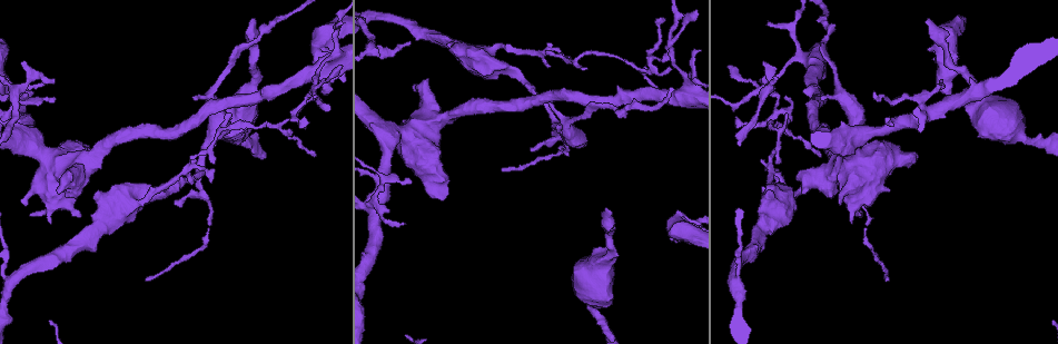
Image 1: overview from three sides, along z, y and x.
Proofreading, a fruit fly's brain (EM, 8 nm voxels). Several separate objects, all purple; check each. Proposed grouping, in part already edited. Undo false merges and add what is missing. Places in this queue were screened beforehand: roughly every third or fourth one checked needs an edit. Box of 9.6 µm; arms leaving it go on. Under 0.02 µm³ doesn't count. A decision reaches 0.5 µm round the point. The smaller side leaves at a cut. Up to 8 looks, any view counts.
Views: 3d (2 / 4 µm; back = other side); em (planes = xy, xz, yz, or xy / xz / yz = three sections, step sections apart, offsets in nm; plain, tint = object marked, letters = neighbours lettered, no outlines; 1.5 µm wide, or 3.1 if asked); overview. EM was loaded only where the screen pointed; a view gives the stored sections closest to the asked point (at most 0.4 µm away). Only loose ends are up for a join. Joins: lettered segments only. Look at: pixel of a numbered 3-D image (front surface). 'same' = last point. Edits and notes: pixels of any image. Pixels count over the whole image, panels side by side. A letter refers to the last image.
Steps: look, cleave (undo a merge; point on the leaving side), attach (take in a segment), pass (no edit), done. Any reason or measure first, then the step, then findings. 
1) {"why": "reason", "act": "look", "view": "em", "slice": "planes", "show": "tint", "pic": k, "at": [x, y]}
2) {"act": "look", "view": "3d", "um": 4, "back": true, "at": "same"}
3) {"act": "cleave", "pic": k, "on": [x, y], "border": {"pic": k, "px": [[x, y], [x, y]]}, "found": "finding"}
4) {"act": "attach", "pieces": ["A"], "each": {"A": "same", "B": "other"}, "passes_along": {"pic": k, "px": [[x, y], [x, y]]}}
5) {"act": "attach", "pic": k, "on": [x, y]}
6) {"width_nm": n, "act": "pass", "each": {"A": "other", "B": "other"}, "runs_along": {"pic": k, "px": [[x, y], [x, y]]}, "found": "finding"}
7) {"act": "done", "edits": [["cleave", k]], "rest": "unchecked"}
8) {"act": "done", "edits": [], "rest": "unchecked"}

{"why": "end of a long branch", "act": "look", "view": "em", "slice": "yz", "step": 4, "show": "letters", "pic": 1, "at": [611, 211]}

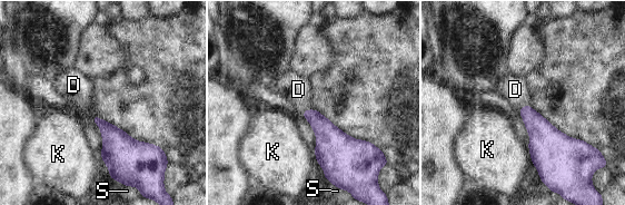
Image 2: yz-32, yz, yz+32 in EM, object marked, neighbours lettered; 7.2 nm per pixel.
{"why": "cut it another way", "act": "look", "view": "em", "slice": "planes", "show": "letters", "at": "same"}

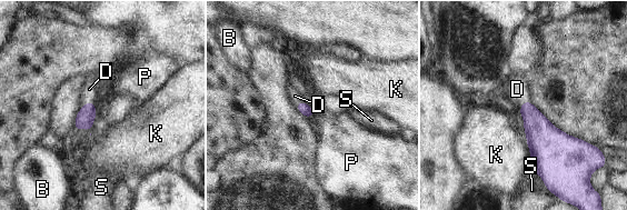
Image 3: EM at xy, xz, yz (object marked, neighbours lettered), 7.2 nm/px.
{"act": "attach", "pieces": ["D"], "each": {"B": "other", "D": "same", "K": "other", "P": "other", "S": "other"}, "passes_along": {"pic": 3, "px": [[86, 116], [88, 101], [89, 89]]}, "found": "the neuron continues"}

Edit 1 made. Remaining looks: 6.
{"act": "look", "view": "overview"}

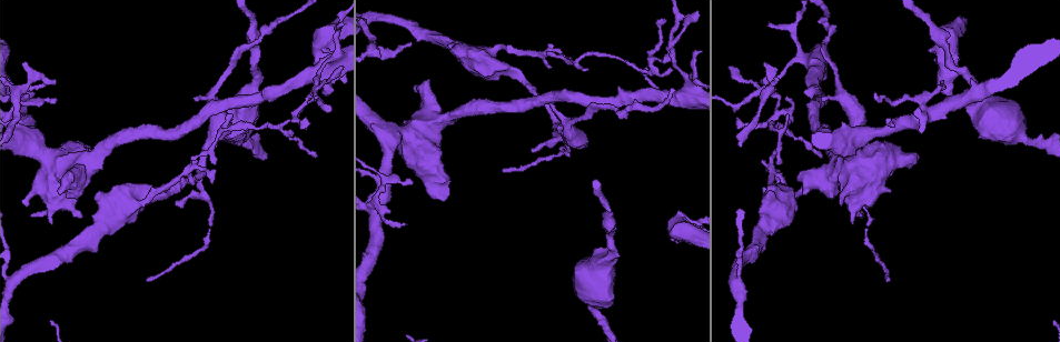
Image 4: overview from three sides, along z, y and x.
{"why": "stops while still wide", "act": "look", "view": "em", "slice": "planes", "show": "letters", "pic": 4, "at": [952, 93]}

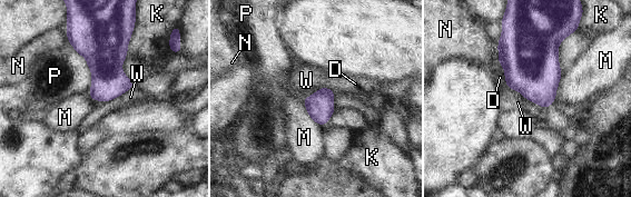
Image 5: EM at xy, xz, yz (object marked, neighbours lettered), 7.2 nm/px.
{"width_nm": 200, "act": "pass", "each": {"D": "other", "K": "other", "M": "other", "N": "other", "P": "other", "W": "other"}, "border": {"pic": 5, "px": [[302, 99], [306, 112], [321, 126]]}, "found": "none of them fits"}

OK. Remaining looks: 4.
{"why": "narrows sharply", "act": "look", "view": "em", "slice": "yz", "step": 4, "show": "letters", "pic": 4, "at": [317, 88]}

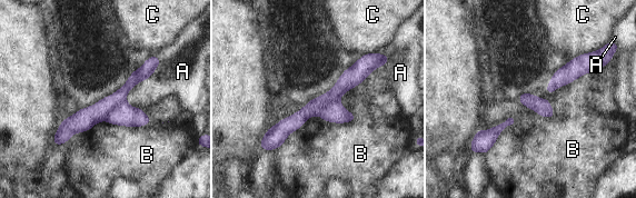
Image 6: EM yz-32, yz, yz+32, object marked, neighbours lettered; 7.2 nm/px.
{"width_nm": 120, "longest_contact_nm": ["B", 600], "act": "cleave", "pic": 6, "on": [333, 111], "each": {"A": "other", "B": "other", "C": "other"}, "found": "a second neuron is stuck on"}

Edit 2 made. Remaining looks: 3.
{"act": "done", "edits": [["attach", 3], ["cleave", 6]], "rest": "unchecked"}

